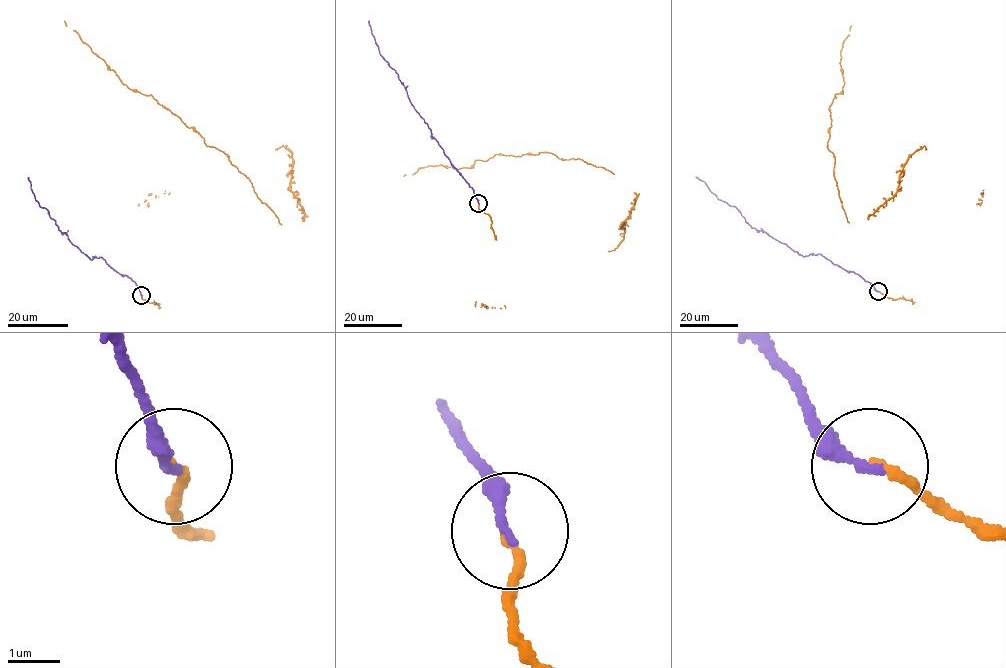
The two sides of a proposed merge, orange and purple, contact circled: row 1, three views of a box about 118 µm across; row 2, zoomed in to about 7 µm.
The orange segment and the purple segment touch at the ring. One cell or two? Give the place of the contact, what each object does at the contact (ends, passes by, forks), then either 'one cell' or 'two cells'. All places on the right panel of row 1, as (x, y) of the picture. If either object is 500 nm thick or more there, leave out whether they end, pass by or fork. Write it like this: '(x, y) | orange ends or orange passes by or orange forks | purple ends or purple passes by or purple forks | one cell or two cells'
(878, 291) | orange ends | purple ends | one cell

